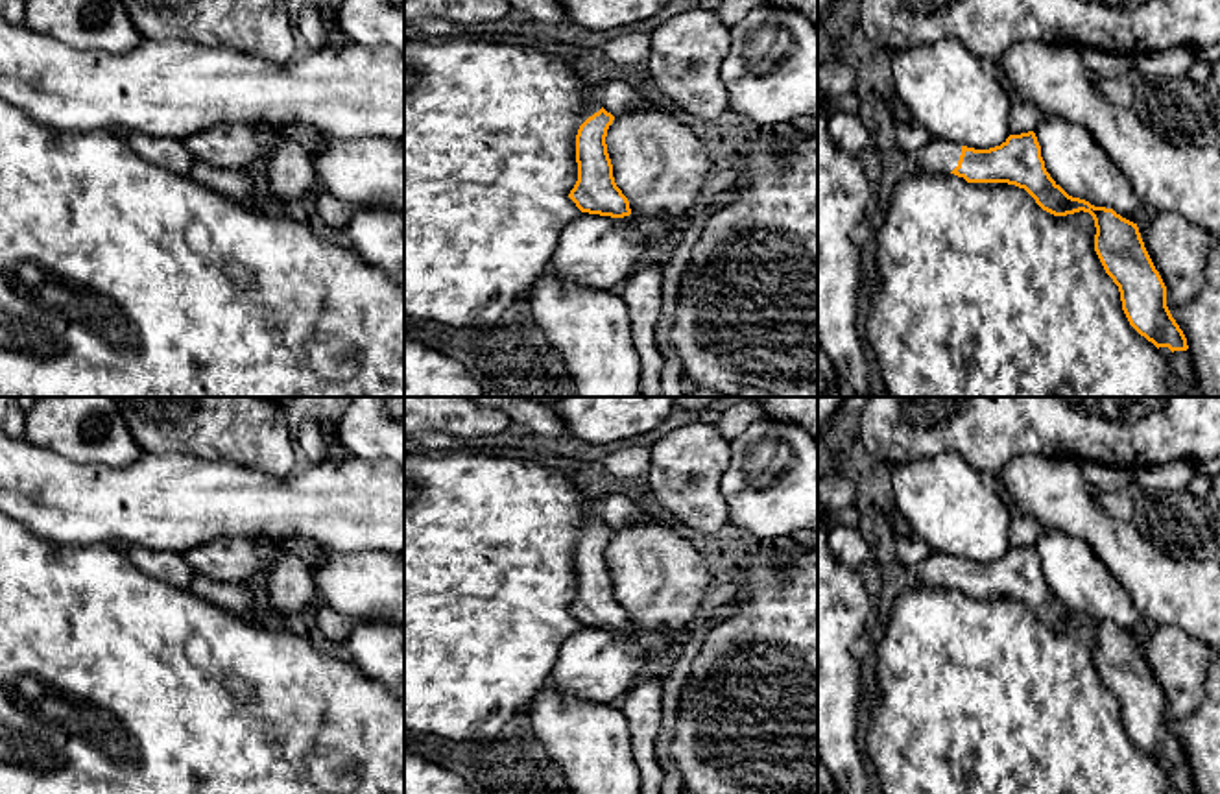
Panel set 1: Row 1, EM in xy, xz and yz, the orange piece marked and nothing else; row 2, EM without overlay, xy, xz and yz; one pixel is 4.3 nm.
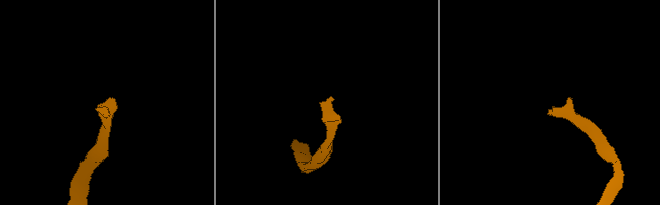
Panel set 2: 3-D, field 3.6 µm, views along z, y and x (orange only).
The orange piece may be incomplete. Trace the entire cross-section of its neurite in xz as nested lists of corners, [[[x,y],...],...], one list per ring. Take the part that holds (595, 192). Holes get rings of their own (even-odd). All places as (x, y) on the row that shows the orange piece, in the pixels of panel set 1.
[[[589,92],[583,124],[576,135],[578,181],[568,198],[581,212],[624,218],[631,214],[629,201],[616,186],[607,153],[607,129],[615,116],[598,96]]]

